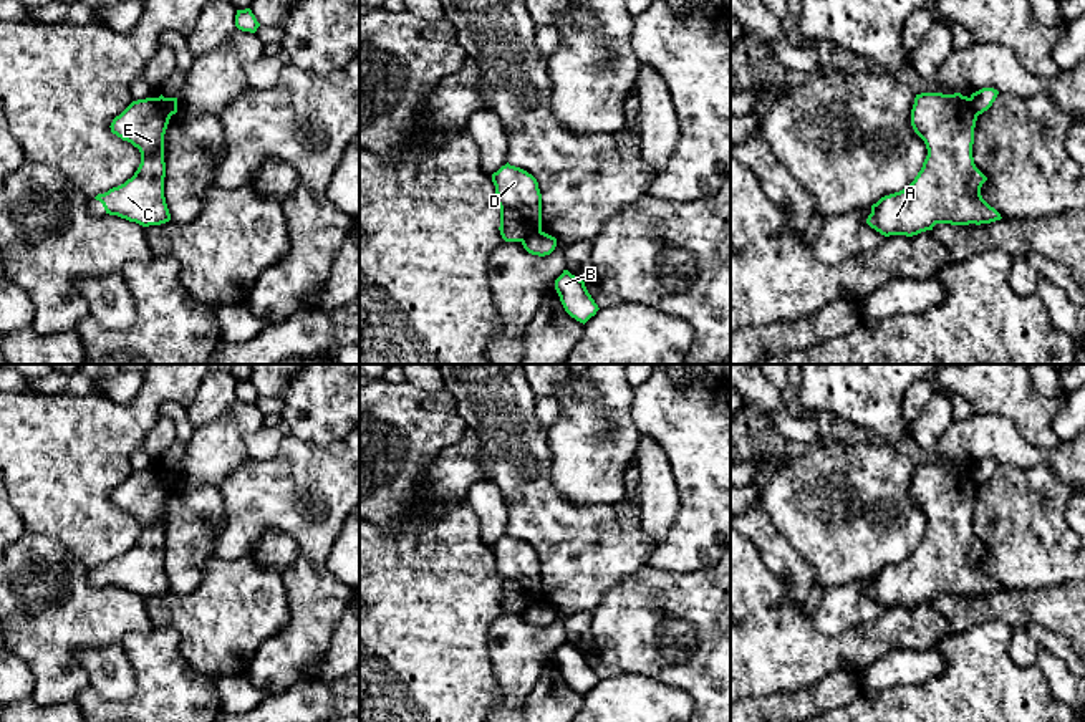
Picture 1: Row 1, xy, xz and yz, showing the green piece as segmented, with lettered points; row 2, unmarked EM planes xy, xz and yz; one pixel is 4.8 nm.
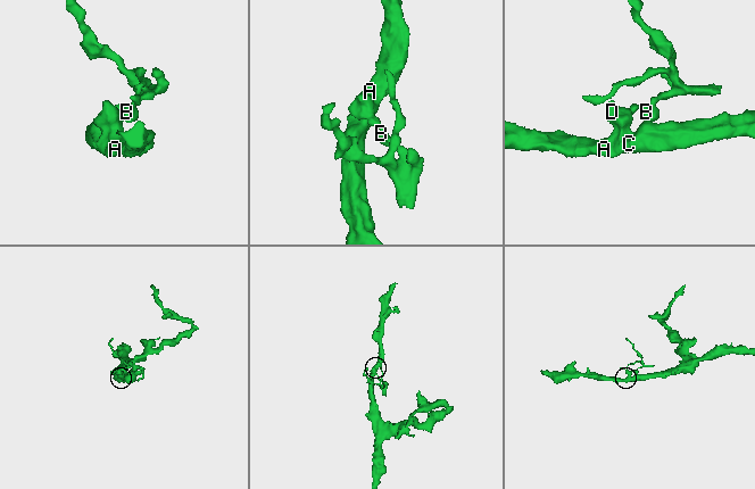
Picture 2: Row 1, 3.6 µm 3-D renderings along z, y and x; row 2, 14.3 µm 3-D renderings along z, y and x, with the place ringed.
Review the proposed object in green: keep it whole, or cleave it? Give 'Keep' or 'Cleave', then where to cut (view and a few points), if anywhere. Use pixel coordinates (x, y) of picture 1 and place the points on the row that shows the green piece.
Cleave. Split along xz (540, 231), (522, 242)

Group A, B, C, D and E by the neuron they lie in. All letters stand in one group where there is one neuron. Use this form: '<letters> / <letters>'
A C D E / B

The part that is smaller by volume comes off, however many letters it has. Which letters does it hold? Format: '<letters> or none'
B

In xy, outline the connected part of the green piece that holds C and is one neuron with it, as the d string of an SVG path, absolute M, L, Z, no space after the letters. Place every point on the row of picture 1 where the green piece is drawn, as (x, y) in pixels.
M146 98L133 101L113 119L111 132L139 149L141 164L124 184L94 197L106 214L142 227L171 220L164 197L164 134L171 116L159 98Z

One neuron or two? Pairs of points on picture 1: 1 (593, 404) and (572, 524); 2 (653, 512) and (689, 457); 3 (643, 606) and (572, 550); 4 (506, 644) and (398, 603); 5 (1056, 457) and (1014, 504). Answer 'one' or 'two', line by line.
1: two
2: two
3: two
4: two
5: two

